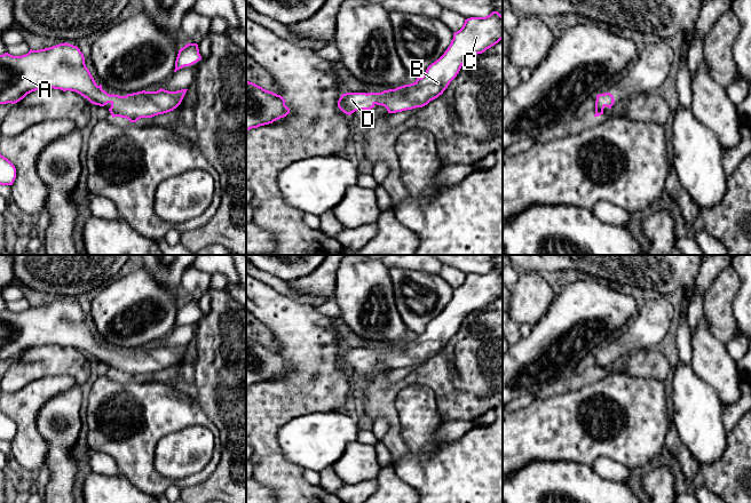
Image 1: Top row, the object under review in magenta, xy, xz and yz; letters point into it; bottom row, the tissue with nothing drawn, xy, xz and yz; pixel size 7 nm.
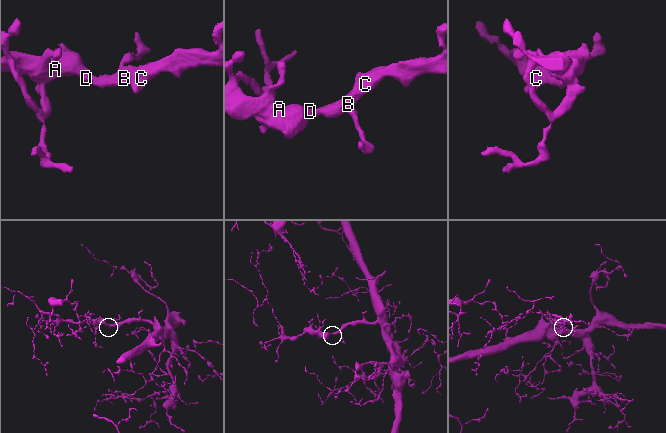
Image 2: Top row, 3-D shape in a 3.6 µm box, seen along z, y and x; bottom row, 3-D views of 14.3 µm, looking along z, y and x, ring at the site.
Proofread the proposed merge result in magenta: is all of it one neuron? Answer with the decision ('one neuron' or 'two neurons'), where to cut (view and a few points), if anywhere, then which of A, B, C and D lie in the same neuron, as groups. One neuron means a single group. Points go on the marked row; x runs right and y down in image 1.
one neuron; cut none; groups A B C D

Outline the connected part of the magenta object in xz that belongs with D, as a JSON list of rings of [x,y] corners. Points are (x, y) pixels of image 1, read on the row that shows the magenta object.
[[[492,11],[485,17],[471,17],[465,19],[463,27],[453,33],[453,39],[444,54],[432,63],[421,78],[413,83],[404,85],[395,89],[381,93],[346,93],[338,101],[338,107],[350,115],[357,110],[371,110],[374,105],[382,105],[388,113],[396,113],[416,107],[422,107],[437,98],[457,77],[463,64],[472,56],[482,54],[503,39],[503,16]]]

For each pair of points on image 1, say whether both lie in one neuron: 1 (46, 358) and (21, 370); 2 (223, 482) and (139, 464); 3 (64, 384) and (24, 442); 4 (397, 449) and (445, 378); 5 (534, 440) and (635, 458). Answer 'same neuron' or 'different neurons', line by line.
1: same neuron
2: different neurons
3: same neuron
4: same neuron
5: same neuron

